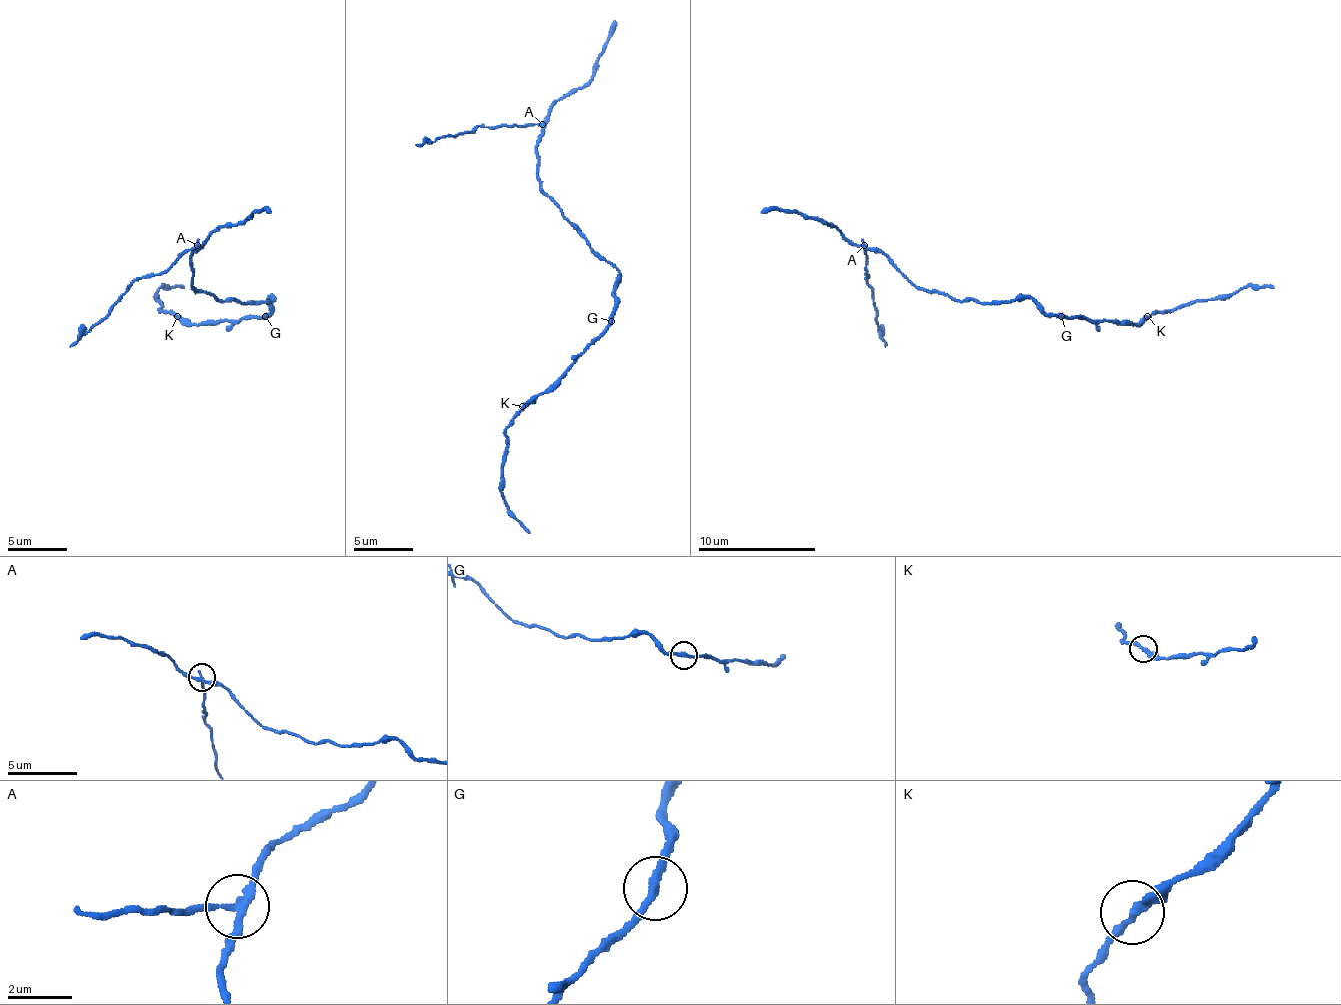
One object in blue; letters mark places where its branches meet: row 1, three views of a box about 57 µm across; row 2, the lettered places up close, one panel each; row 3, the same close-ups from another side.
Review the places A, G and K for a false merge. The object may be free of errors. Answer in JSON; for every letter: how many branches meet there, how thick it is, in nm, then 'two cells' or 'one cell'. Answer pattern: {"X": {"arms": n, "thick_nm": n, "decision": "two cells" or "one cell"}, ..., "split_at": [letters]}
{"A": {"arms": 3, "thick_nm": 200, "decision": "two cells"}, "G": {"arms": 2, "thick_nm": 240, "decision": "one cell"}, "K": {"arms": 2, "thick_nm": 280, "decision": "one cell"}, "split_at": ["A"]}

